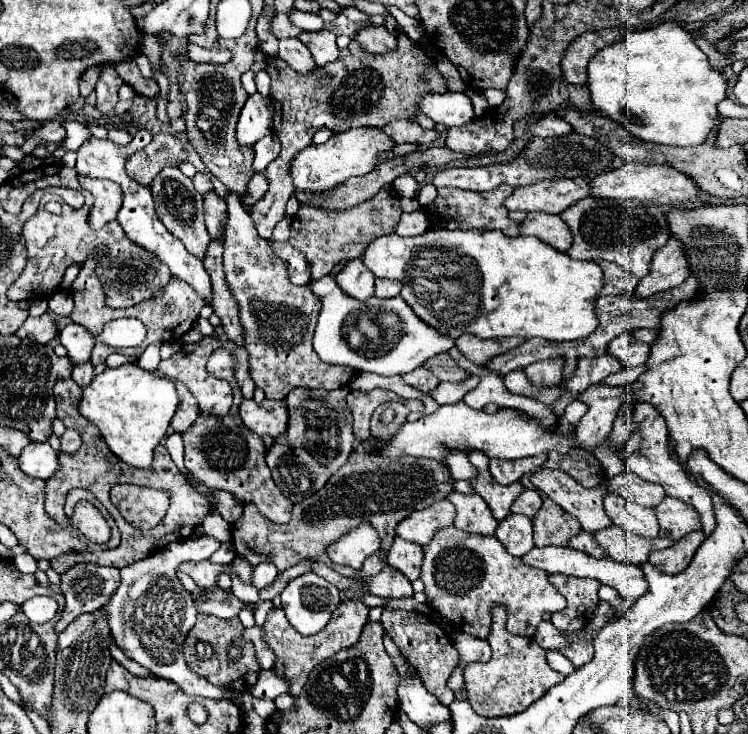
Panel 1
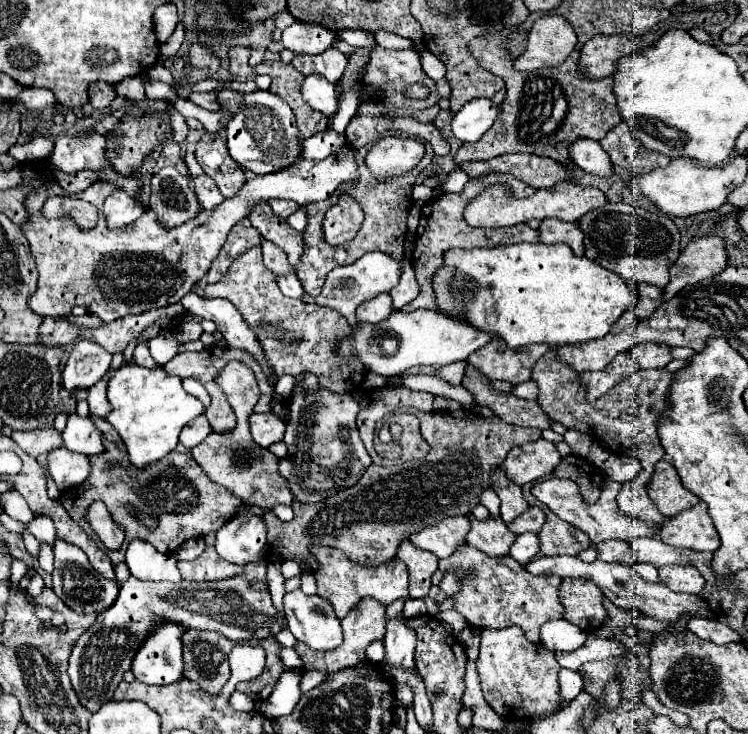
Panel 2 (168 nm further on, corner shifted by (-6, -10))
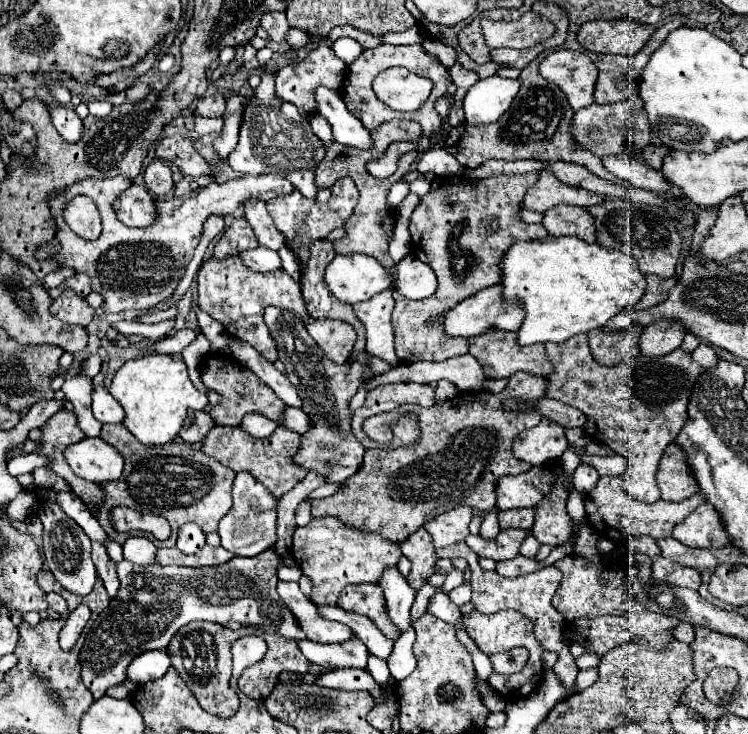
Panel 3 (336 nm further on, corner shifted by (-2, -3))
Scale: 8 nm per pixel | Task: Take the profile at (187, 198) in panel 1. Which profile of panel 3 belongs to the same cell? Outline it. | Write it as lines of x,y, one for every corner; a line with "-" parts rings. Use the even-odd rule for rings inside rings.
152,161
144,171
144,183
150,193
166,195
174,187
170,167
164,165
162,161

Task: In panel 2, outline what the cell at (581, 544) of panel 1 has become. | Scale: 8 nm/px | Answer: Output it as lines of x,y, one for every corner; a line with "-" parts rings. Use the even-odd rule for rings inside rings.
606,540
592,546
598,552
598,560
604,562
620,562
632,566
632,546
622,540

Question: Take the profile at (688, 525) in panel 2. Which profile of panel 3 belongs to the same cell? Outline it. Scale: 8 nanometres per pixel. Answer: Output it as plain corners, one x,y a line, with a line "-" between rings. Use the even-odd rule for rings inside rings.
702,503
694,513
690,513
682,523
678,523
672,537
680,539
680,543
684,545
700,549
720,549
730,545
730,537
720,519
720,513
710,503

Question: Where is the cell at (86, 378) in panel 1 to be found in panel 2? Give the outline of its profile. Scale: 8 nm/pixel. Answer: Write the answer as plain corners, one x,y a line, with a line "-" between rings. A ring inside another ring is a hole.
108,370
104,374
104,378
100,378
92,388
88,388
86,402
90,406
90,414
96,414
98,418
106,418
108,410
112,410
110,402
106,400
106,384
108,384
110,376
112,376
112,370

